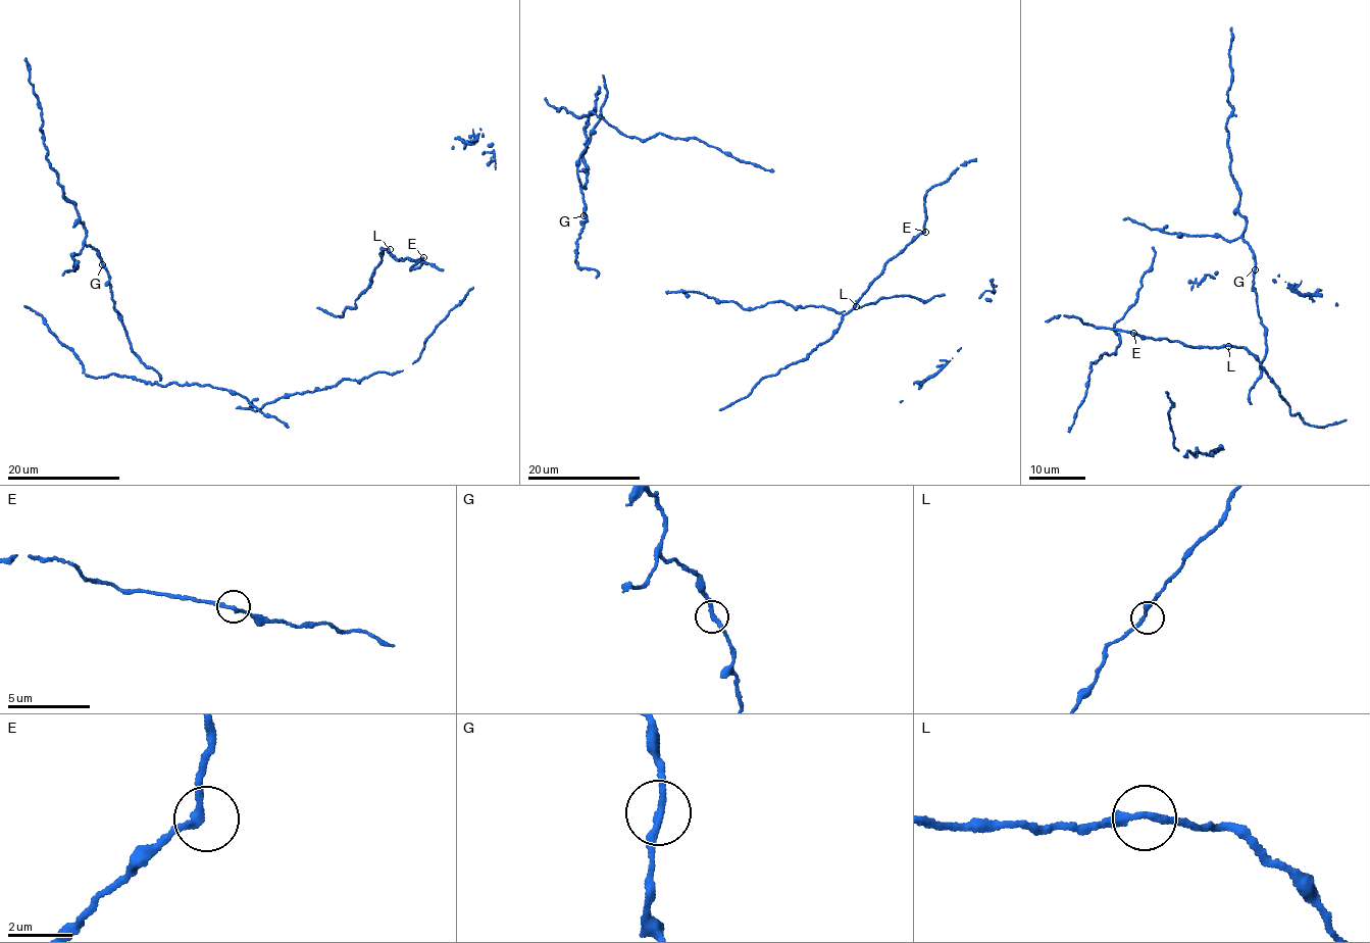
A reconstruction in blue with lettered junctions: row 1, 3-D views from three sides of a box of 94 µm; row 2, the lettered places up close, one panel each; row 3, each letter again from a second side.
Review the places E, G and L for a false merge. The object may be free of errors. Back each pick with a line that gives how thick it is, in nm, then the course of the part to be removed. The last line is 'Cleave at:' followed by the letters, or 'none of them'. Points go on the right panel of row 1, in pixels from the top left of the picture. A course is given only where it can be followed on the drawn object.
Cleave at: none of them

